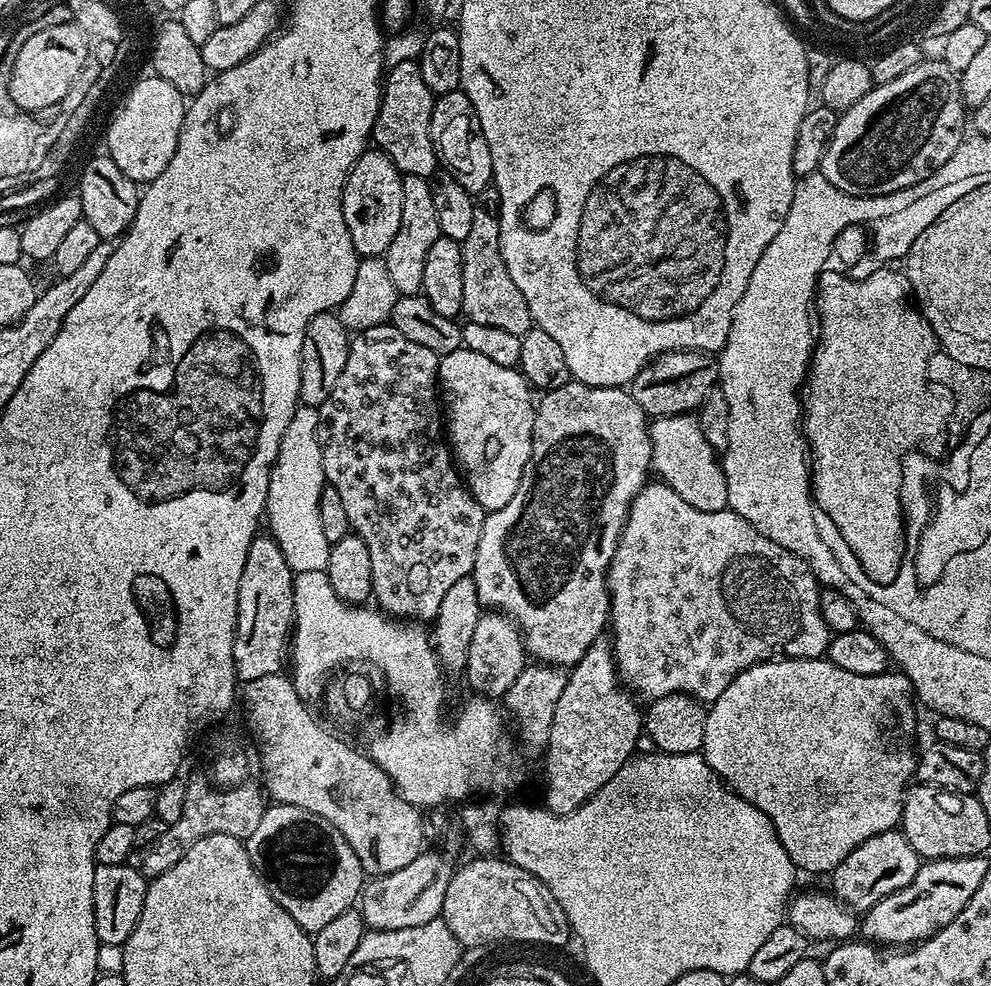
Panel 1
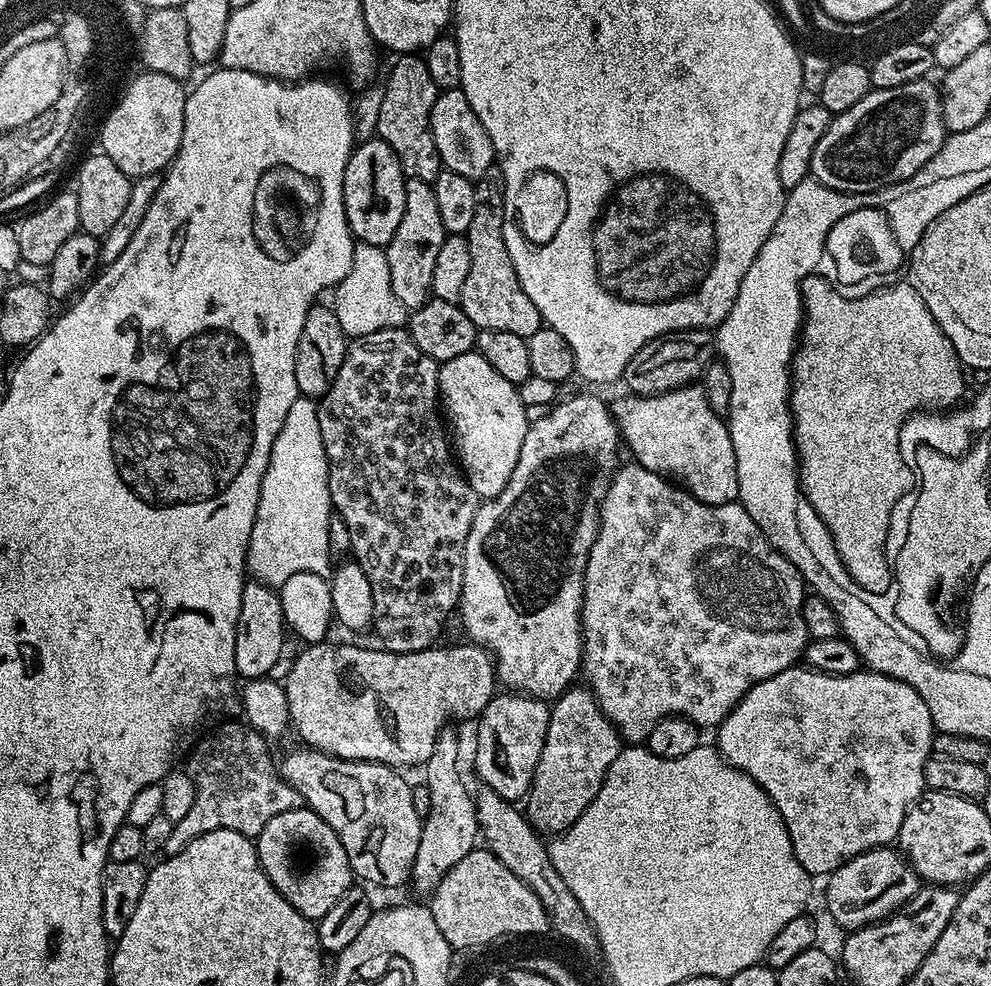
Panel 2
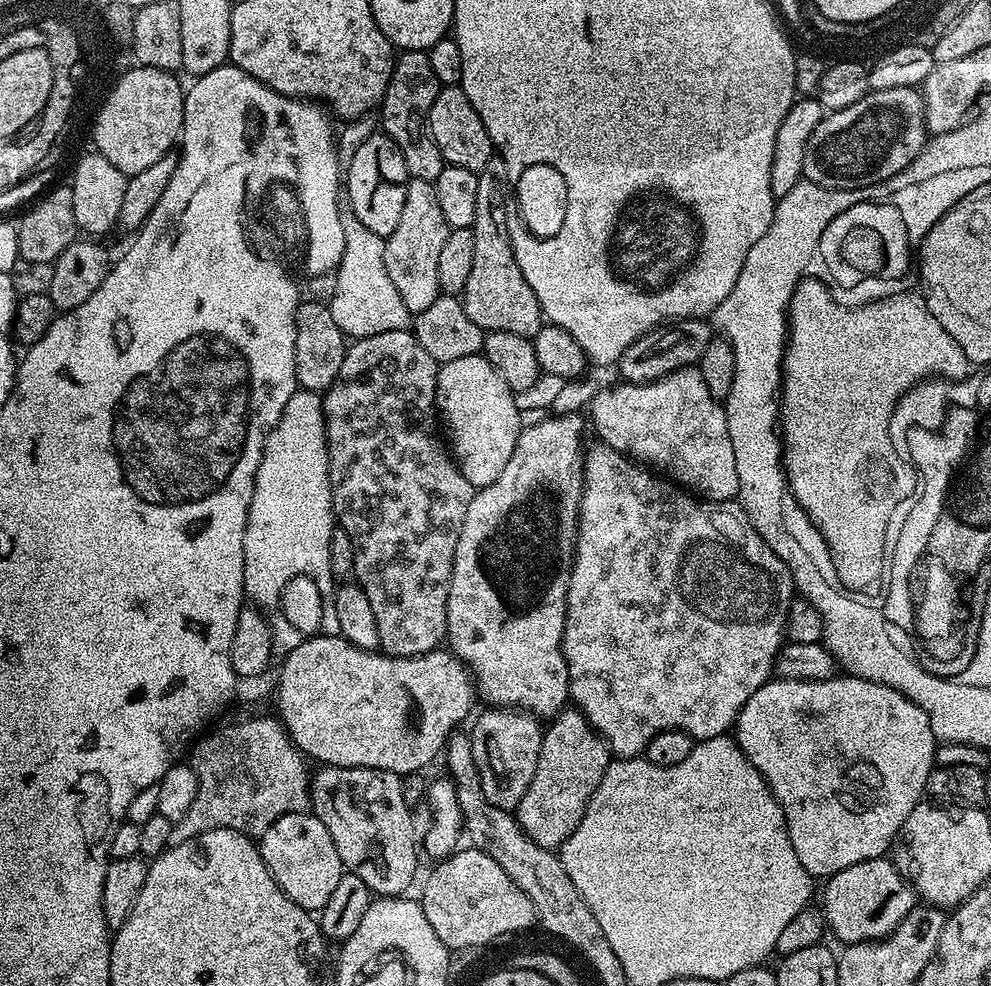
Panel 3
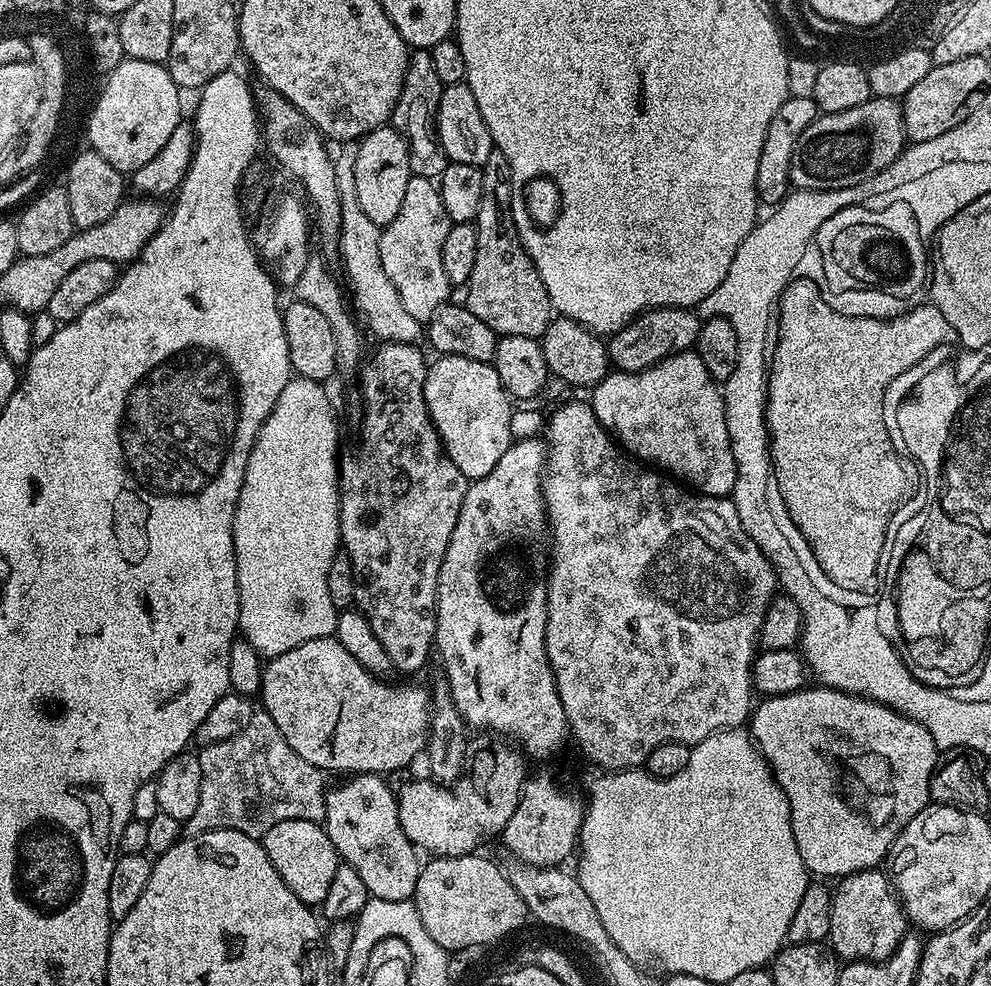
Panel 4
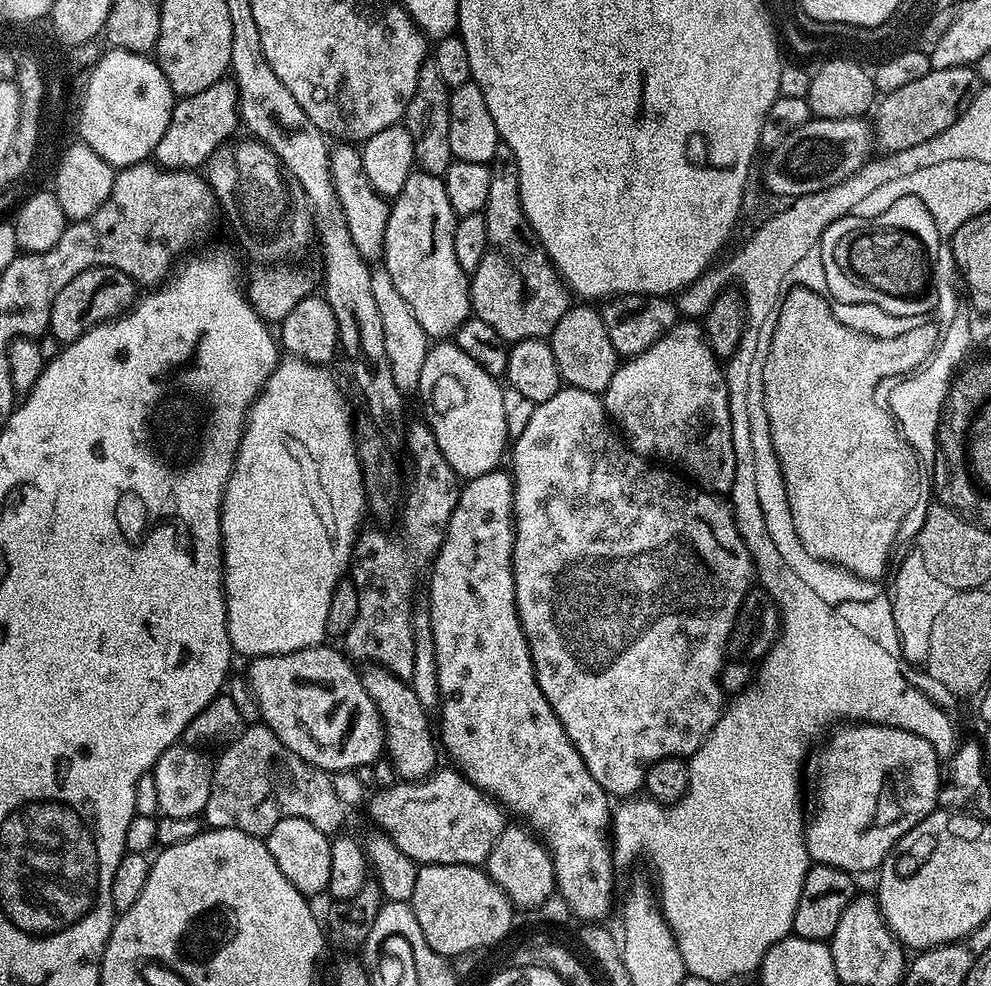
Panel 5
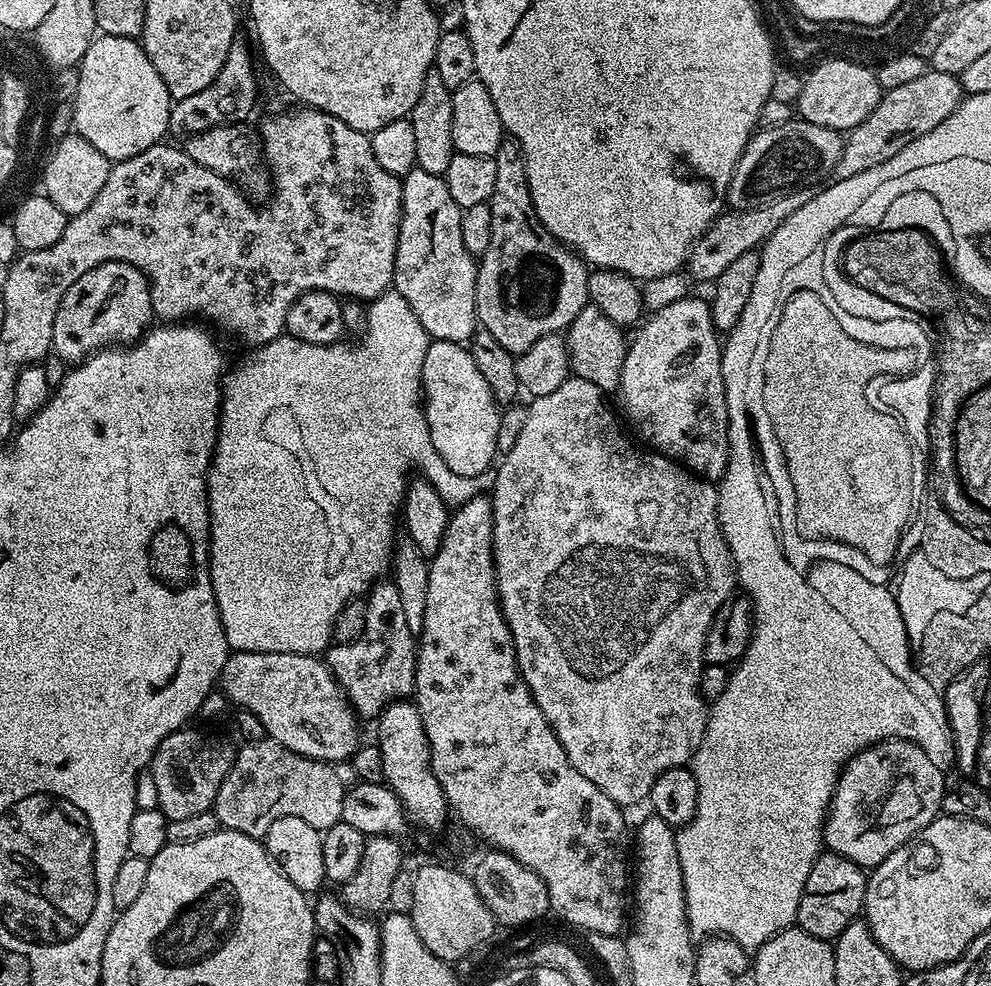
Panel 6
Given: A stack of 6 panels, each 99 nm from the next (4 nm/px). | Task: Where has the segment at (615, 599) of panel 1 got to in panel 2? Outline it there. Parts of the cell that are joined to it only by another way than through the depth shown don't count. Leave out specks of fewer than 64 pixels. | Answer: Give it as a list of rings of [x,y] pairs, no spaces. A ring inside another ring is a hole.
[[[628,462],[623,468],[624,465],[613,475],[608,492],[600,501],[600,532],[596,535],[584,571],[584,597],[580,611],[580,632],[584,636],[582,676],[588,679],[587,687],[606,718],[619,732],[621,741],[640,746],[647,741],[650,730],[654,730],[659,720],[667,716],[685,716],[701,730],[719,728],[732,712],[732,707],[754,685],[793,667],[803,657],[810,637],[802,618],[806,585],[800,571],[764,537],[741,504],[704,504],[671,479],[646,470],[640,464]]]

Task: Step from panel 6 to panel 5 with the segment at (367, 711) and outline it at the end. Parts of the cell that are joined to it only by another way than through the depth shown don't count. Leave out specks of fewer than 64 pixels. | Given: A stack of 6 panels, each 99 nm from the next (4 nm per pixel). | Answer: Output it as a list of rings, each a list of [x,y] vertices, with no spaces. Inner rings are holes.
[[[423,422],[407,425],[406,455],[412,459],[412,477],[407,477],[406,491],[402,496],[402,507],[398,512],[400,529],[391,536],[388,532],[379,532],[372,528],[361,531],[356,538],[354,559],[350,565],[350,579],[358,590],[358,618],[354,618],[354,626],[342,638],[342,648],[353,661],[371,662],[389,668],[399,680],[411,681],[414,674],[414,630],[412,629],[412,605],[417,599],[416,583],[420,575],[425,575],[431,561],[436,559],[438,550],[444,541],[444,530],[450,522],[450,514],[458,506],[461,477],[442,458],[438,450],[438,442],[434,442],[434,434]]]

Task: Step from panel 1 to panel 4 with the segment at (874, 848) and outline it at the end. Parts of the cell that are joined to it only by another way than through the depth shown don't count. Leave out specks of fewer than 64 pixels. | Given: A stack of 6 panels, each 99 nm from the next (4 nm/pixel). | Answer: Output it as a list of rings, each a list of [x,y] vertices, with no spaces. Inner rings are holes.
[[[880,870],[856,872],[843,877],[832,892],[830,930],[828,940],[833,953],[841,961],[870,960],[882,962],[894,954],[900,939],[906,935],[906,917],[900,897],[896,895],[892,881]]]

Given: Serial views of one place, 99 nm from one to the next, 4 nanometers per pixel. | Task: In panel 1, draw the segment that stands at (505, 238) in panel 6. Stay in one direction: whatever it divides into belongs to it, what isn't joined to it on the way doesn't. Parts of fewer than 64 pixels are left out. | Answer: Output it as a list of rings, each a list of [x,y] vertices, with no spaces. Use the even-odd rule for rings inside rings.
[[[489,186],[475,193],[474,199],[474,219],[466,238],[460,241],[463,315],[482,326],[494,326],[498,330],[507,330],[509,334],[524,336],[534,325],[530,306],[526,298],[522,298],[522,290],[514,286],[514,278],[510,278],[510,270],[506,270],[506,262],[502,258],[500,217],[493,207],[499,205],[500,195],[496,193],[495,187]],[[488,204],[492,204],[492,208]]]

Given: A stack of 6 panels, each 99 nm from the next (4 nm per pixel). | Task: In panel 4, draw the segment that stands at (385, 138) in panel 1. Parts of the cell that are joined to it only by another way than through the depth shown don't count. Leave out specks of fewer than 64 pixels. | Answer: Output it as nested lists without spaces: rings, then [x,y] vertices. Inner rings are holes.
[[[413,51],[408,57],[402,90],[398,94],[398,102],[392,111],[390,124],[391,127],[397,128],[401,132],[408,144],[412,174],[430,181],[435,181],[450,163],[448,155],[442,150],[434,131],[436,107],[442,98],[443,89],[444,84],[438,78],[438,73],[434,71],[434,58],[431,51]]]

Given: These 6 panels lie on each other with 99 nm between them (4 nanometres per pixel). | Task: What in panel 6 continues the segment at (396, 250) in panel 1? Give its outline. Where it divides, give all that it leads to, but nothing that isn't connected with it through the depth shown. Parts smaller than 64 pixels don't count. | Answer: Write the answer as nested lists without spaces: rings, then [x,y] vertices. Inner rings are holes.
[[[415,167],[402,178],[402,218],[396,251],[396,273],[392,279],[394,291],[410,302],[410,310],[422,322],[432,340],[445,340],[455,344],[471,341],[478,330],[476,318],[476,269],[477,261],[462,242],[462,209],[450,198],[450,190],[443,176],[426,174]]]

